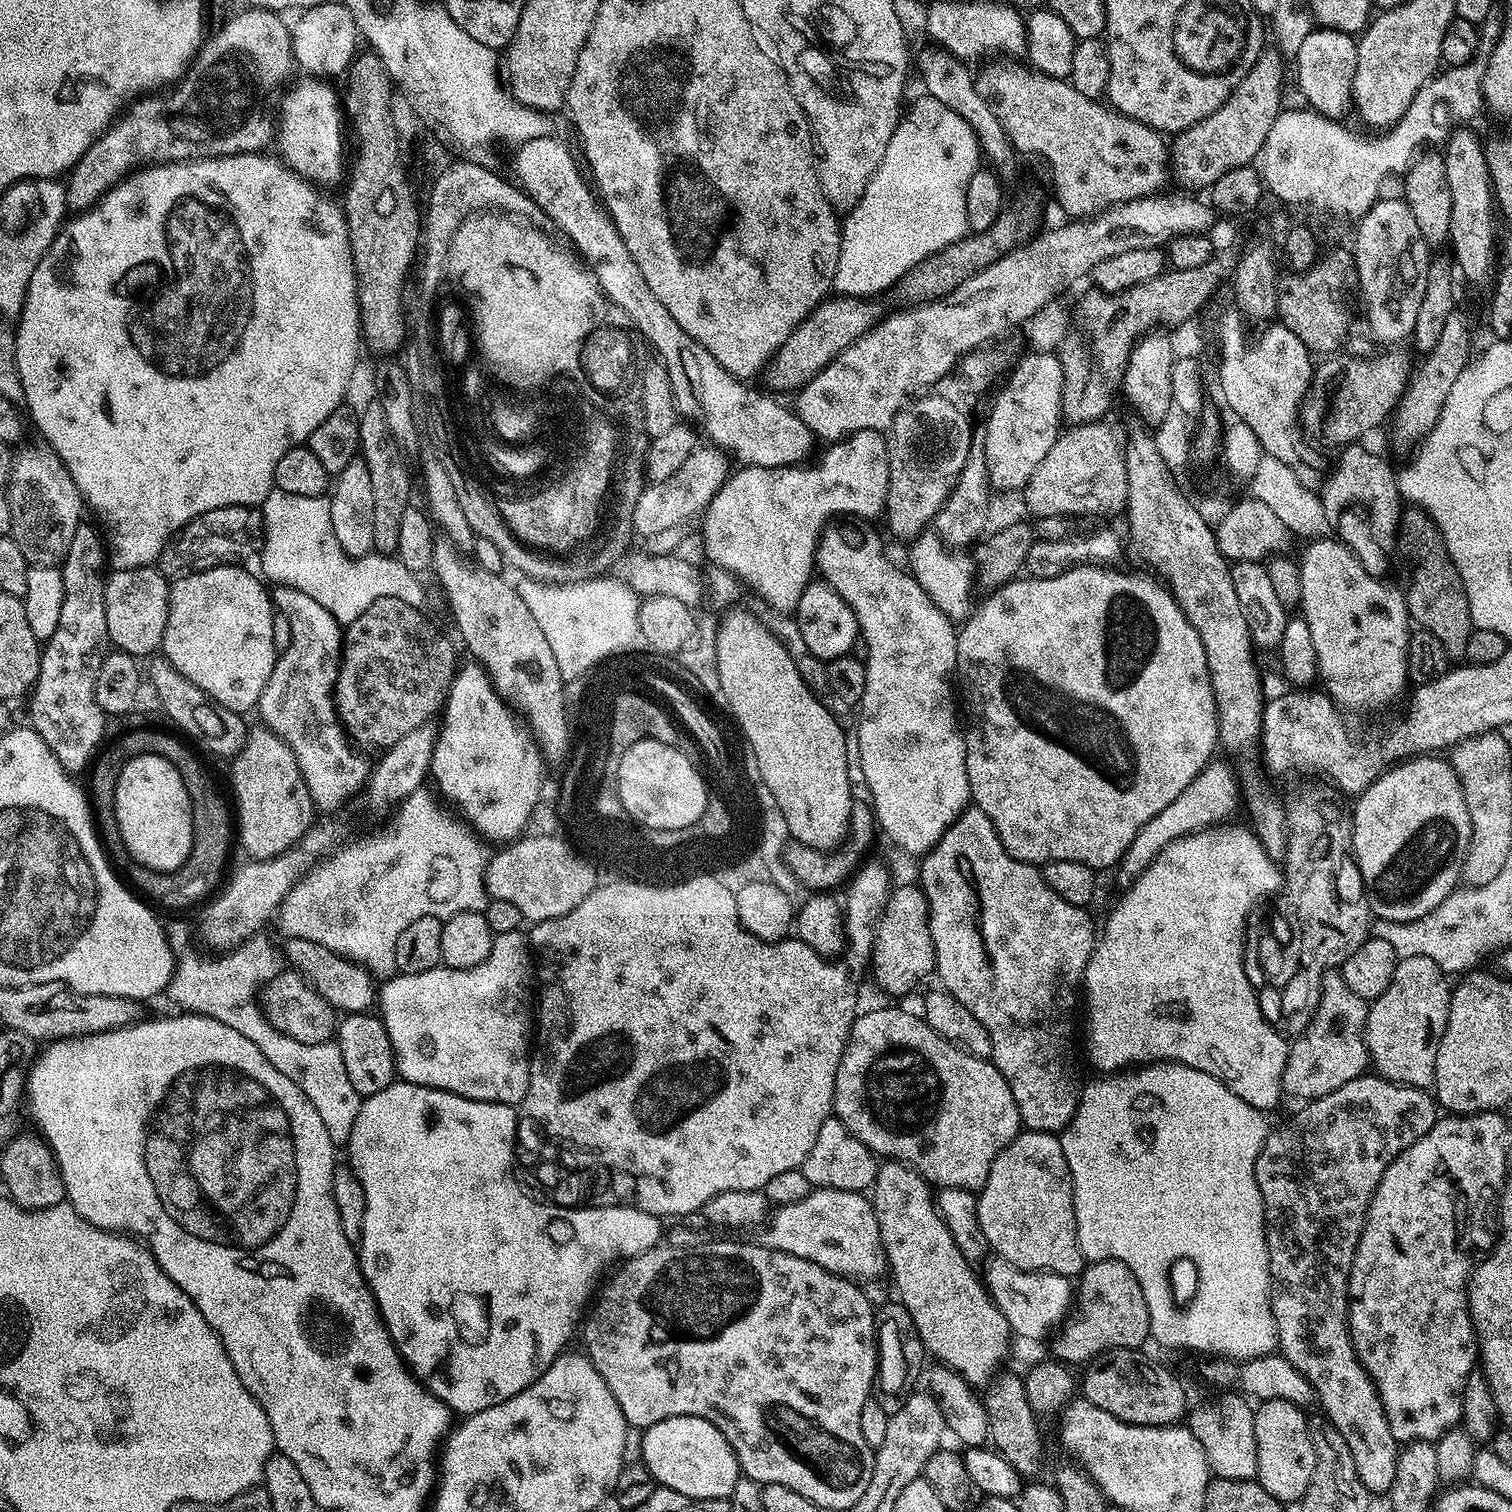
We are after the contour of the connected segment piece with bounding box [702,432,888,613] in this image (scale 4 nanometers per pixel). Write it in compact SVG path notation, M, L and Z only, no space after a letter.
M856 432L853 436L847 437L842 440L838 440L827 445L828 448L824 453L821 454L820 457L817 455L815 457L816 465L813 468L808 468L809 466L793 466L790 468L753 468L751 466L741 467L739 470L741 472L733 471L731 475L729 475L728 479L725 480L724 485L718 489L718 491L714 494L714 498L712 501L708 503L708 507L704 509L702 513L702 521L704 520L704 548L708 551L708 556L712 559L711 563L715 565L717 568L725 568L728 572L733 572L737 578L737 581L749 584L750 587L753 588L754 591L757 592L756 596L759 597L761 601L764 601L769 607L774 608L780 612L791 613L798 606L798 598L802 598L802 590L810 583L814 576L814 569L816 568L816 548L820 544L820 536L826 531L826 525L829 522L827 520L832 520L835 516L861 516L864 520L872 520L875 516L883 517L885 515L885 504L886 504L886 494L888 493L888 441L885 439L883 435L879 432Z

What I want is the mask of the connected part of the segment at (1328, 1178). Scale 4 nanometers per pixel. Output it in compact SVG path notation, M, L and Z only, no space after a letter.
M1365 1074L1354 1078L1354 1082L1346 1082L1346 1086L1338 1086L1338 1090L1334 1090L1322 1098L1307 1101L1301 1108L1304 1109L1294 1113L1281 1128L1273 1127L1269 1131L1256 1159L1256 1181L1264 1203L1264 1237L1268 1243L1268 1269L1272 1283L1270 1306L1276 1323L1276 1343L1279 1355L1285 1356L1290 1362L1290 1366L1294 1366L1294 1370L1298 1370L1298 1374L1302 1374L1302 1378L1306 1378L1306 1382L1310 1382L1310 1386L1316 1392L1318 1405L1320 1404L1322 1408L1320 1410L1334 1426L1334 1430L1338 1430L1338 1434L1342 1434L1342 1438L1346 1438L1346 1446L1350 1446L1350 1454L1354 1457L1358 1478L1362 1478L1362 1486L1366 1486L1366 1490L1370 1494L1376 1494L1376 1492L1386 1494L1394 1482L1394 1469L1398 1466L1401 1445L1394 1438L1394 1434L1390 1434L1390 1422L1384 1413L1378 1390L1368 1376L1368 1371L1356 1356L1352 1345L1352 1331L1348 1329L1348 1279L1356 1247L1364 1229L1364 1219L1370 1202L1374 1198L1374 1190L1378 1190L1378 1182L1382 1182L1382 1174L1388 1169L1390 1162L1394 1162L1394 1158L1398 1158L1398 1154L1402 1154L1407 1148L1414 1146L1414 1142L1418 1142L1418 1138L1422 1138L1422 1134L1426 1134L1435 1126L1438 1119L1438 1105L1425 1089L1395 1084L1392 1080L1385 1080L1379 1074Z

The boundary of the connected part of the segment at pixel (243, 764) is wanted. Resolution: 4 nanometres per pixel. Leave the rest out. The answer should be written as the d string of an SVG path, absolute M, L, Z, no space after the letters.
M259 726L260 728L254 729L254 727L247 733L245 738L245 744L242 746L239 753L236 756L231 757L230 764L232 764L232 792L236 795L236 804L234 800L234 816L238 821L238 832L240 828L240 840L238 836L238 844L245 848L249 852L249 857L252 860L269 860L275 856L282 855L286 850L290 850L306 833L308 829L312 827L314 823L314 805L310 798L310 790L306 786L306 782L302 778L302 770L298 770L298 762L294 758L294 754L290 750L290 746L286 744L283 738L278 734L274 734L267 726Z

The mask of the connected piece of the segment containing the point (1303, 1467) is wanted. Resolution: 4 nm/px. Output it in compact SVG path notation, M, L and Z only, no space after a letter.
M1265 1400L1259 1407L1255 1409L1253 1418L1258 1482L1275 1500L1299 1502L1310 1486L1316 1465L1314 1446L1308 1433L1309 1417L1285 1400Z

